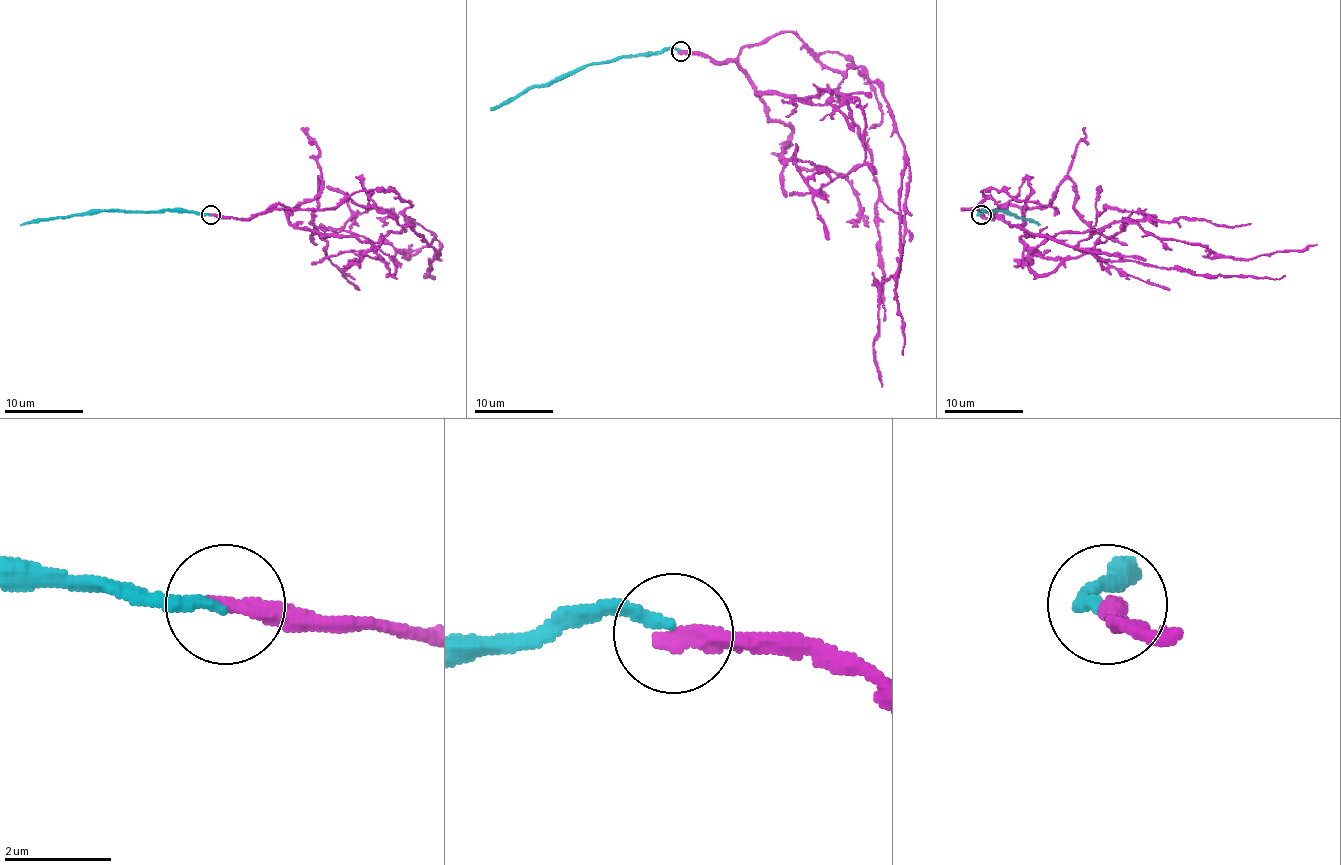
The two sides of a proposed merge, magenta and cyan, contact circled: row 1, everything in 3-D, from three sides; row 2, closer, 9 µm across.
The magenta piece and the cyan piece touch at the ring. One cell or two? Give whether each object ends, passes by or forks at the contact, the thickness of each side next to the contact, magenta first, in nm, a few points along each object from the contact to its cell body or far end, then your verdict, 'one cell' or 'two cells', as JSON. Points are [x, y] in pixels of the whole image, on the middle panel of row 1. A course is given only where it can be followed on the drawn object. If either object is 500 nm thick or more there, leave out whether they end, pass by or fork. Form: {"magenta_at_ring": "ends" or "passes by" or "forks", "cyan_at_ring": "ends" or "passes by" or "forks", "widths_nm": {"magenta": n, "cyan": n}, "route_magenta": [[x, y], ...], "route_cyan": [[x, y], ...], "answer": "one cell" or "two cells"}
{"magenta_at_ring": "ends", "cyan_at_ring": "ends", "widths_nm": {"magenta": 360, "cyan": 240}, "route_magenta": [[680, 52], [733, 62], [758, 93], [845, 101], [880, 199], [903, 224], [901, 269], [880, 285], [882, 387]], "route_cyan": [[680, 50], [664, 48], [658, 52], [617, 56], [580, 65], [547, 83], [527, 87], [490, 111]], "answer": "two cells"}

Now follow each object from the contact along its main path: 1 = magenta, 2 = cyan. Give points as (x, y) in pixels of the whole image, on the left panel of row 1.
1: (210, 214), (245, 218), (280, 204), (292, 224), (375, 247), (410, 222), (433, 235), (408, 259), (412, 243)
2: (210, 214), (194, 214), (188, 210), (110, 210), (20, 224)

